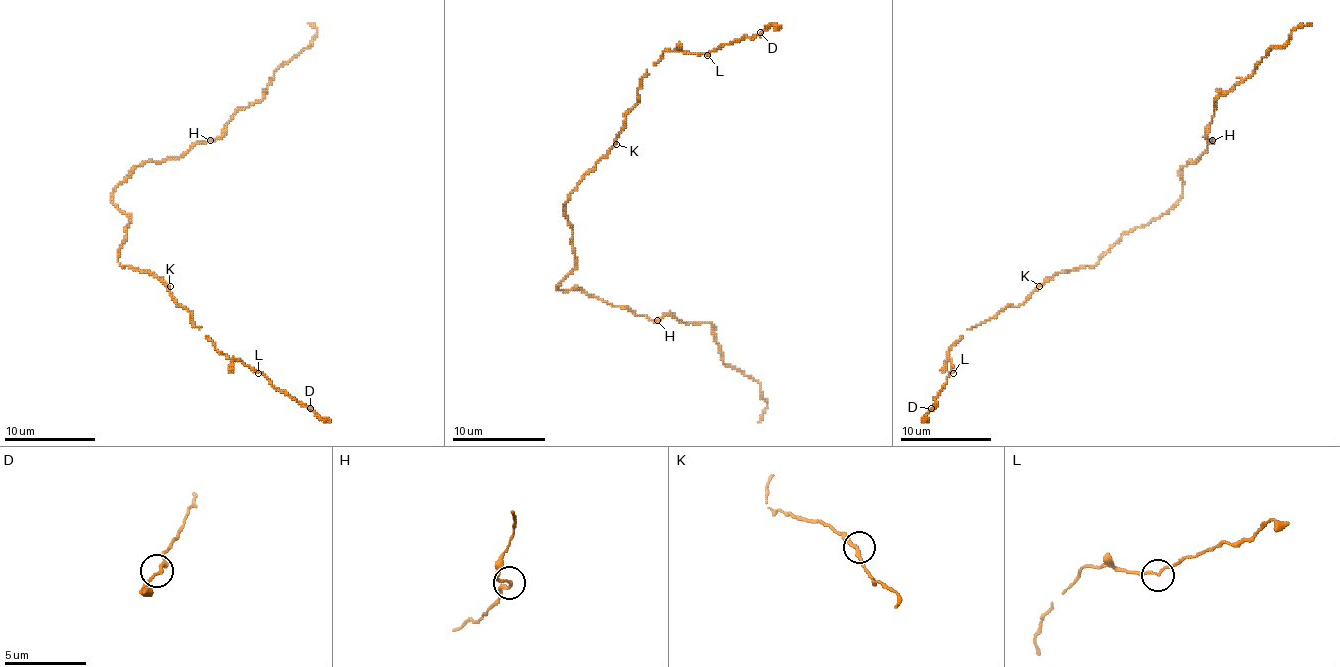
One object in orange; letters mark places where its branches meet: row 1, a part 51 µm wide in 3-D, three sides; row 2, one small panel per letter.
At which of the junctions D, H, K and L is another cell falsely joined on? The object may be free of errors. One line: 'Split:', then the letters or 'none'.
Split: none

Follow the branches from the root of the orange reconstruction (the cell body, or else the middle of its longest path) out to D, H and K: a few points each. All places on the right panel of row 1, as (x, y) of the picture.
D: (1139, 227), (1094, 266), (1055, 272), (1021, 304), (967, 329), (949, 349), (951, 372), (931, 408)
H: (1139, 227), (1162, 216), (1180, 198), (1182, 168), (1194, 161), (1212, 141)
K: (1139, 227), (1126, 232), (1094, 266), (1055, 272), (1039, 286)

